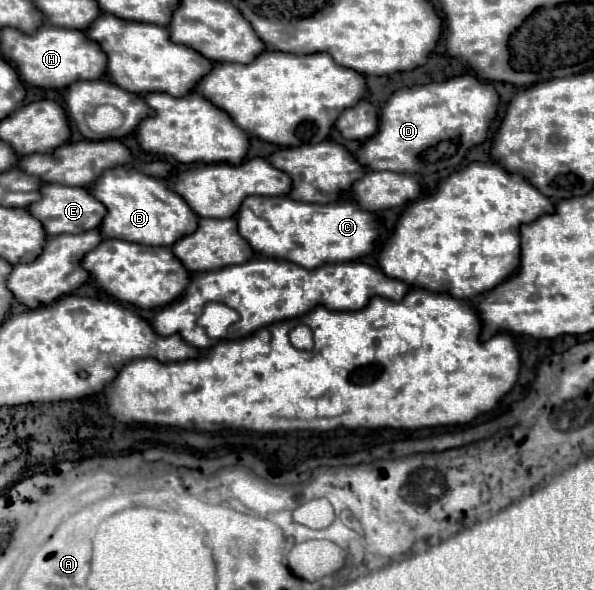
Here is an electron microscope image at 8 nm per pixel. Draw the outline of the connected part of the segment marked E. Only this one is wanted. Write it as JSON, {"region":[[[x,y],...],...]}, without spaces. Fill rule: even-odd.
{"region":[[[43,184],[43,200],[37,200],[27,210],[43,224],[45,232],[51,236],[95,230],[107,212],[105,206],[97,202],[87,188],[73,188],[73,186],[61,186],[61,184]]]}

